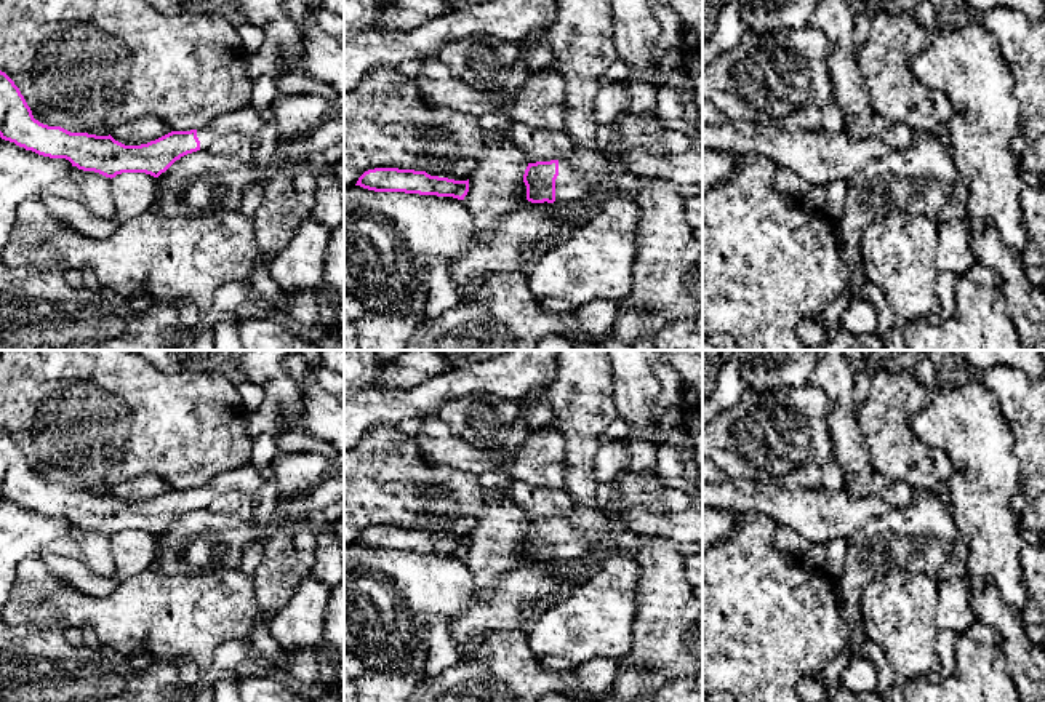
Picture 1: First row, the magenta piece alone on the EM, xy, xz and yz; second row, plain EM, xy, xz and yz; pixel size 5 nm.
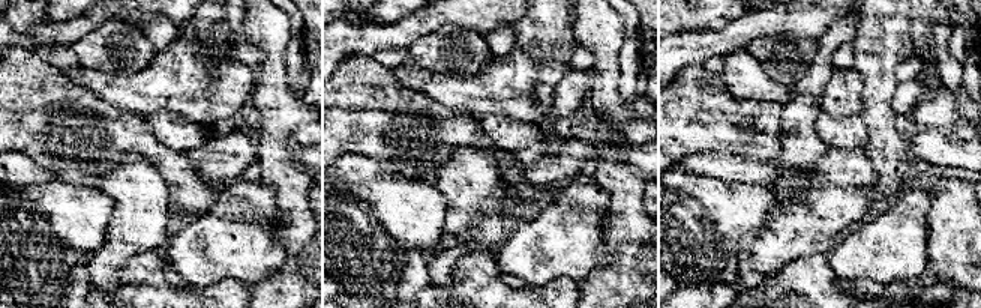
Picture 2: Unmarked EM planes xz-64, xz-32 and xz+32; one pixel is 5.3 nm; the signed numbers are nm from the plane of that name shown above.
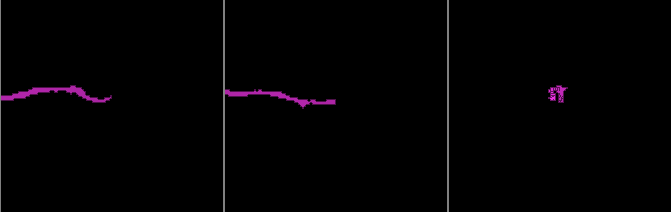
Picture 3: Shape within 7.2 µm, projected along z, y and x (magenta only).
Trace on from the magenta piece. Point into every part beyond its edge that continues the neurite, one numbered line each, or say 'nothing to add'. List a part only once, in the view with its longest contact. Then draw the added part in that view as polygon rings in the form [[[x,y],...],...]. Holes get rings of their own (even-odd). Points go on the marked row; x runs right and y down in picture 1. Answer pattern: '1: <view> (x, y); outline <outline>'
1: xz (568, 191); outline [[[559,160],[559,176],[555,179],[555,201],[565,201],[570,205],[579,205],[584,198],[592,193],[592,189],[581,182],[568,177],[567,165]]]

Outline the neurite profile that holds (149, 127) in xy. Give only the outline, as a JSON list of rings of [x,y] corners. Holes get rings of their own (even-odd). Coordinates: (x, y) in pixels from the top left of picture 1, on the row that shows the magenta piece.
[[[144,114],[126,120],[112,130],[112,138],[125,146],[141,146],[155,141],[173,130],[162,117]]]

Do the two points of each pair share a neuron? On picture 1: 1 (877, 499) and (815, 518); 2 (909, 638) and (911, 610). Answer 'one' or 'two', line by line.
1: one
2: one

